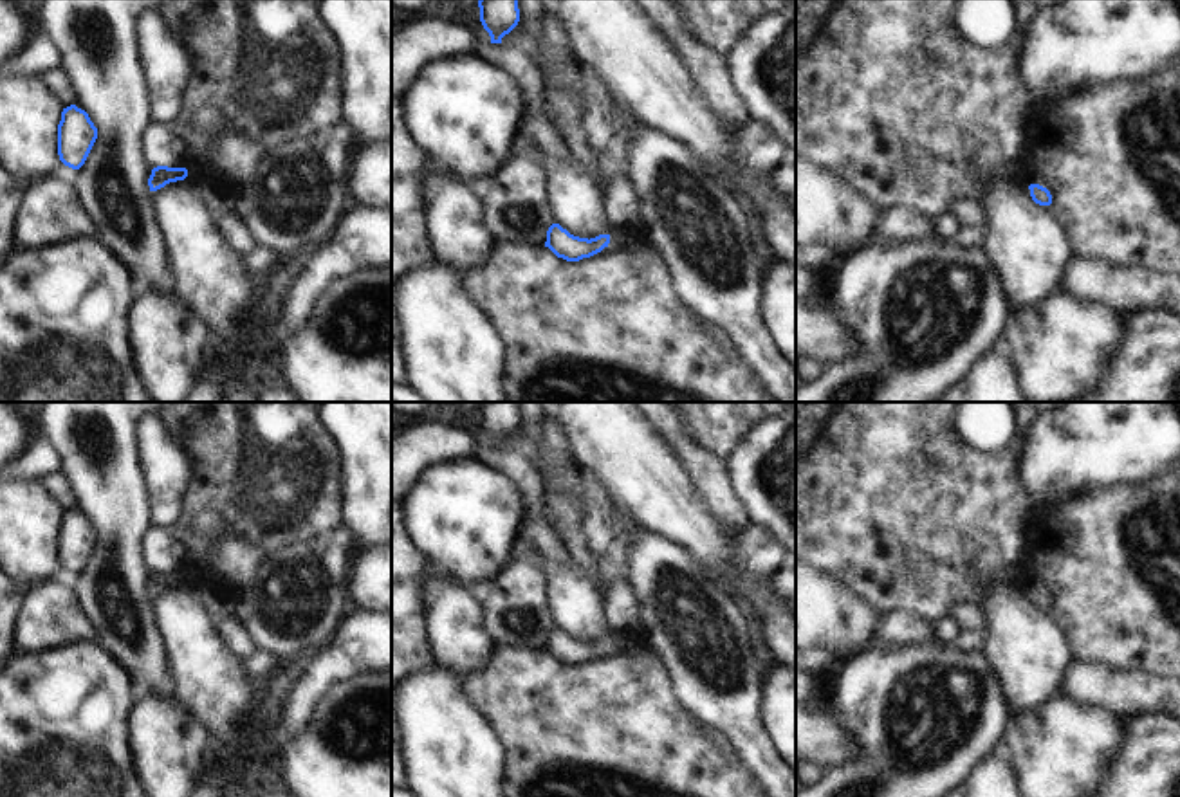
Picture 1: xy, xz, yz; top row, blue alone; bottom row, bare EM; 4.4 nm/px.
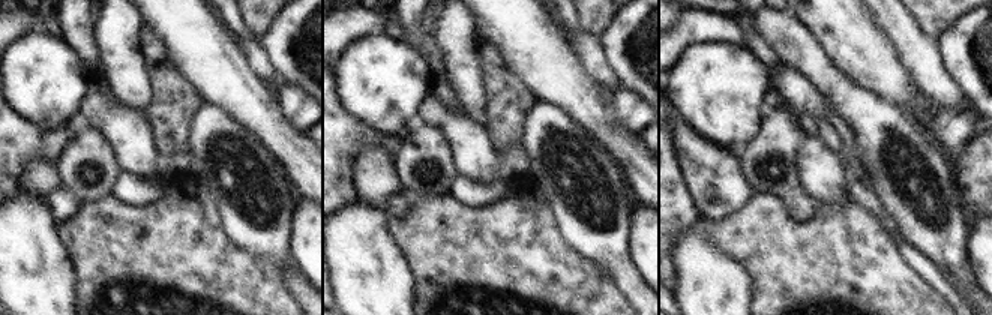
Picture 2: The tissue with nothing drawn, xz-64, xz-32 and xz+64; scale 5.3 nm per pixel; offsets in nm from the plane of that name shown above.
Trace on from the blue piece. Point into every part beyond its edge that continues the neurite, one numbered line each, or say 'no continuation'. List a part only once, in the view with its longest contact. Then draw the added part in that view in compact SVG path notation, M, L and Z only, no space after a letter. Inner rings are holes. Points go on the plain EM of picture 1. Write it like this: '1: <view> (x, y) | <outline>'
1: xz (617, 642) | M610 635L610 647L608 647L608 653L619 653L624 646L626 646L626 637L624 635Z

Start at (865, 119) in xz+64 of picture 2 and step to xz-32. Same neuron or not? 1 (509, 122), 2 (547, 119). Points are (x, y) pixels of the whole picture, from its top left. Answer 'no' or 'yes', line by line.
1: no
2: yes

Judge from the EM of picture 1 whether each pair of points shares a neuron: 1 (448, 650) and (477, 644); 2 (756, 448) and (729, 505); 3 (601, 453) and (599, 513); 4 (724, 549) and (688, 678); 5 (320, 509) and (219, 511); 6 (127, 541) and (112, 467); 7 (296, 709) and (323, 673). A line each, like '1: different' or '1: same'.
1: same
2: different
3: different
4: different
5: same
6: same
7: same

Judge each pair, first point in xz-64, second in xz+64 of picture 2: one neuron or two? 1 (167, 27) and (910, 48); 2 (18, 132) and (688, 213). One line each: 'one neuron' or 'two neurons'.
1: two neurons
2: one neuron

